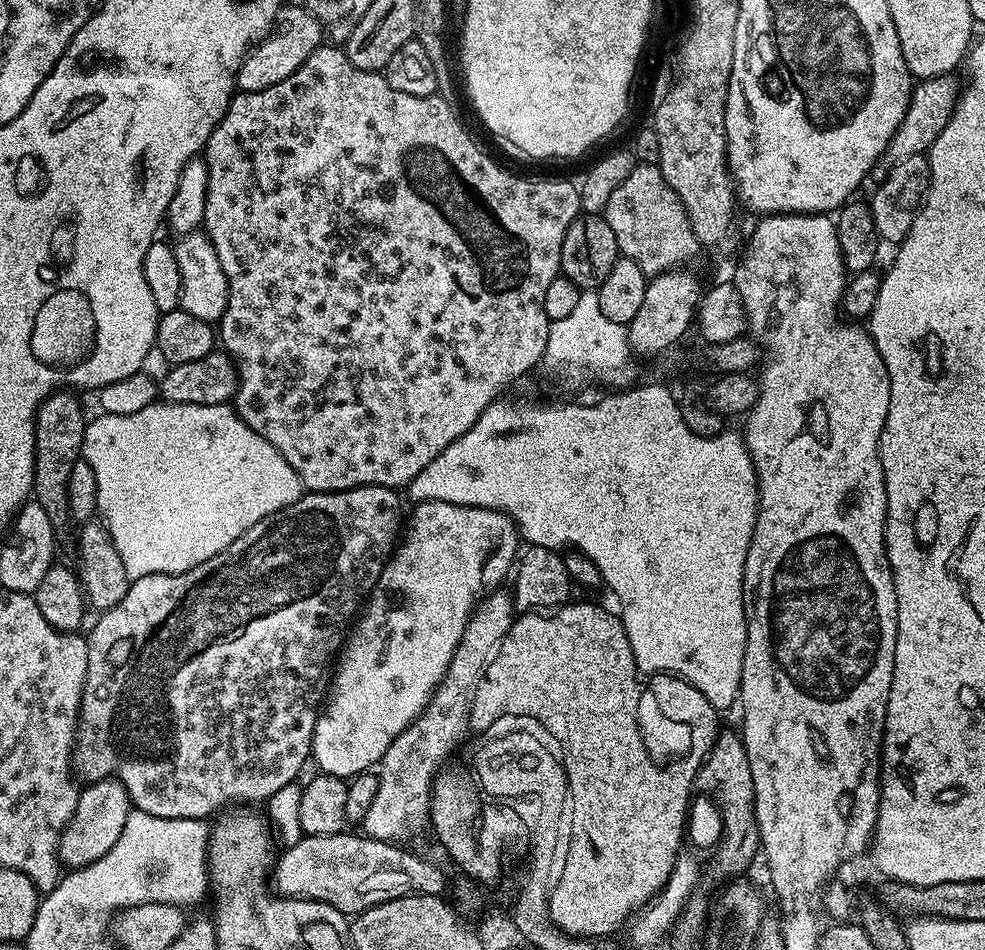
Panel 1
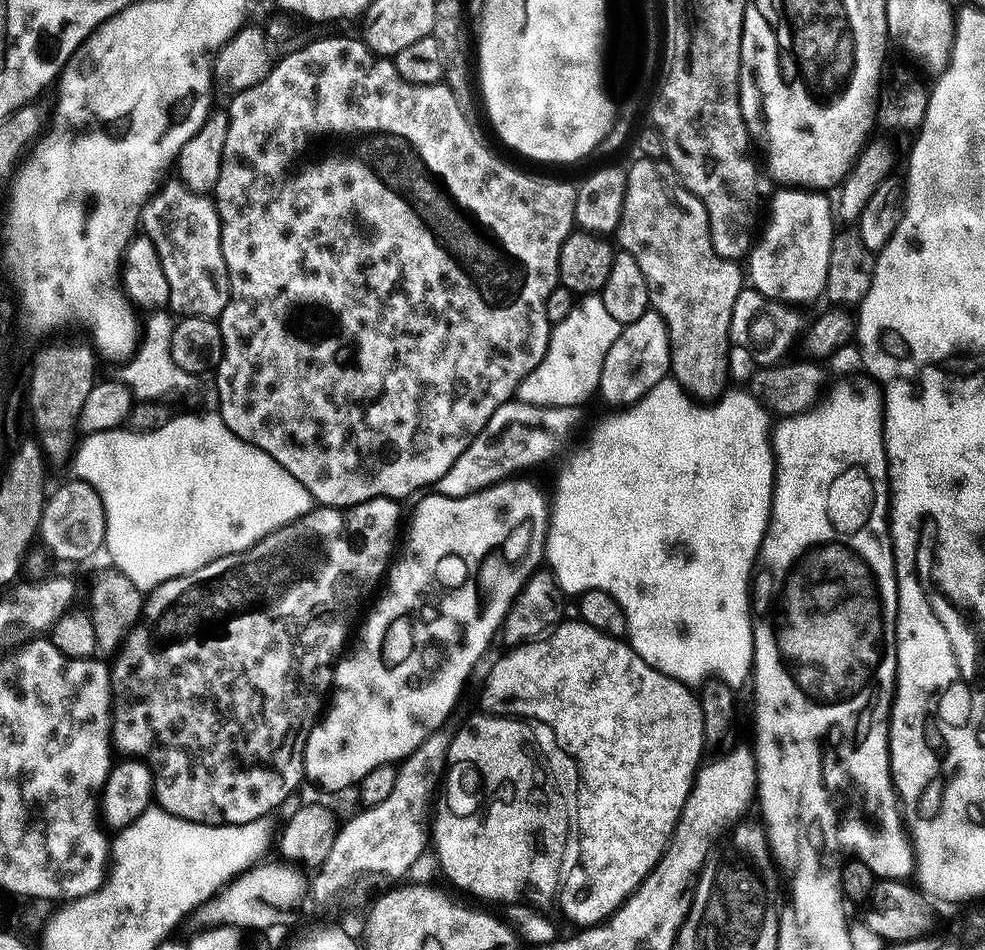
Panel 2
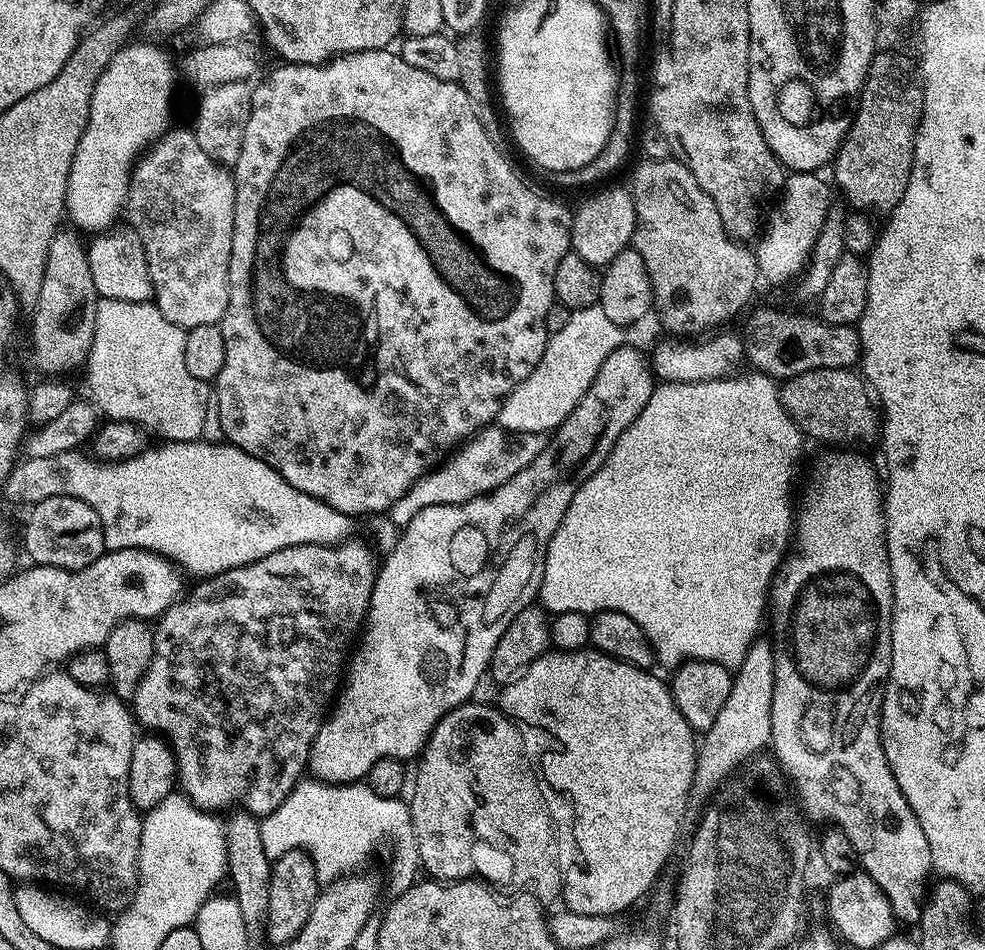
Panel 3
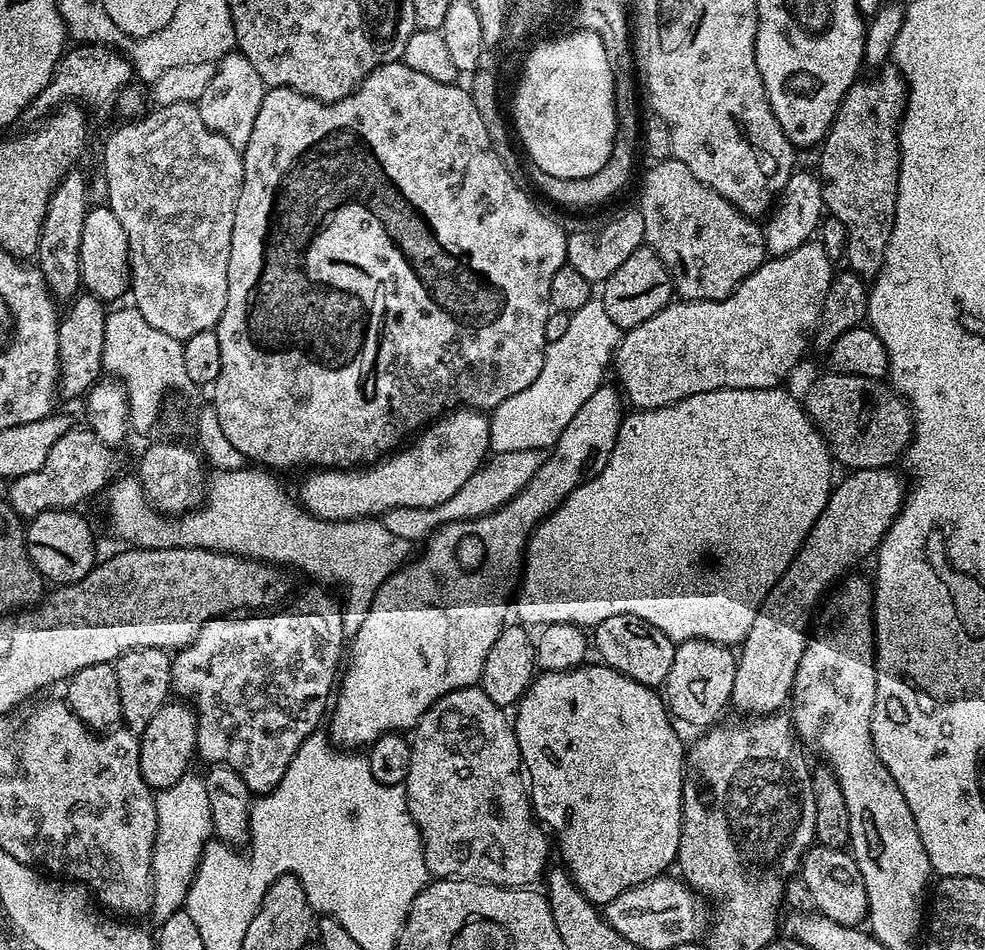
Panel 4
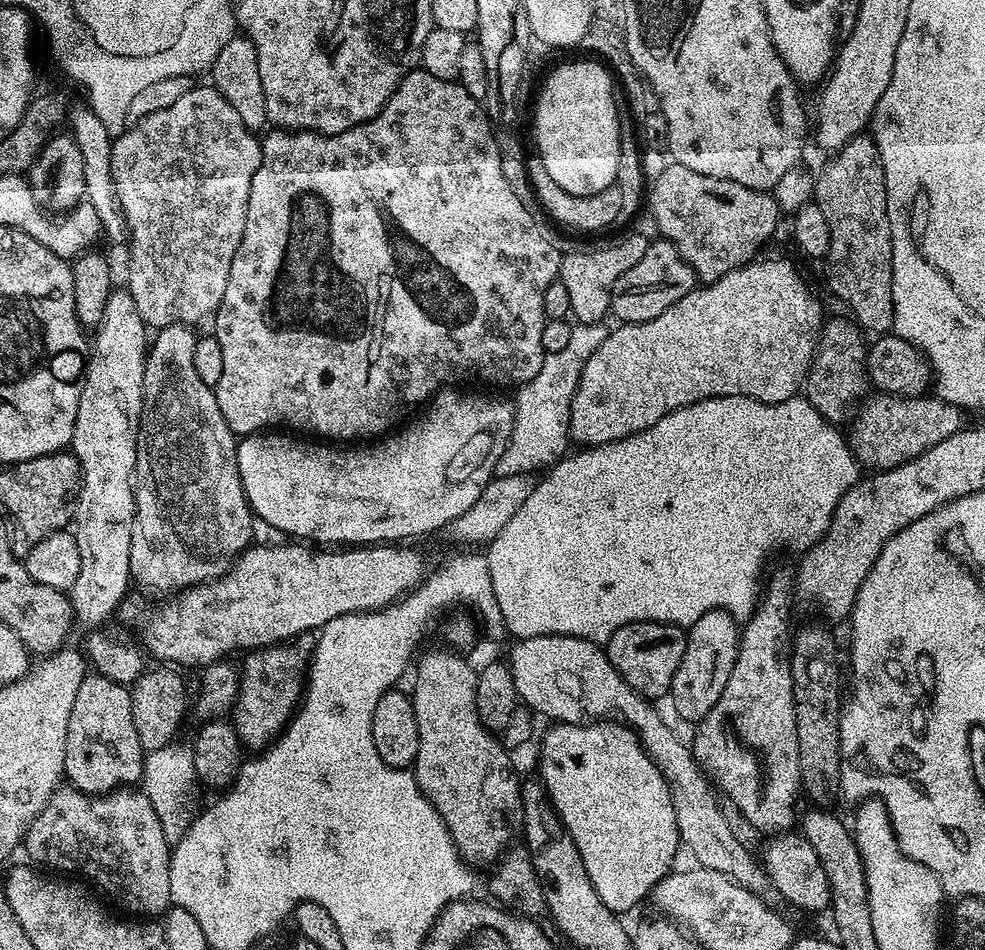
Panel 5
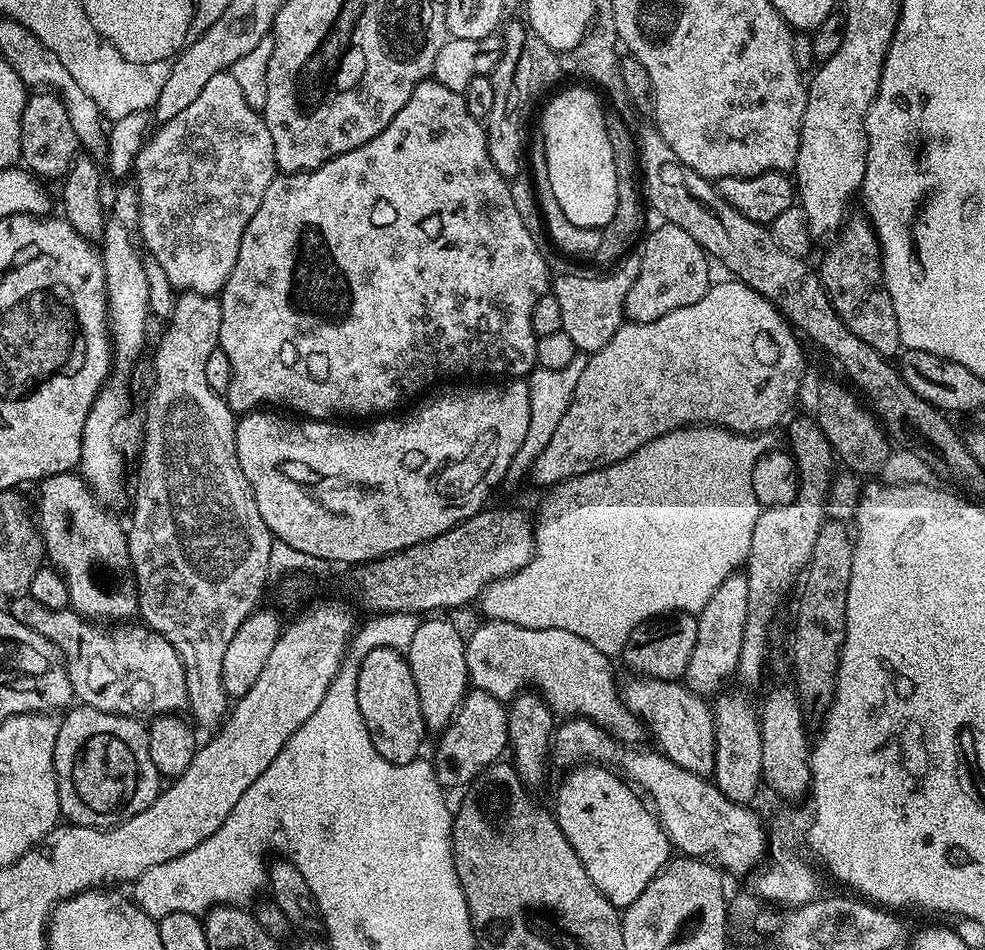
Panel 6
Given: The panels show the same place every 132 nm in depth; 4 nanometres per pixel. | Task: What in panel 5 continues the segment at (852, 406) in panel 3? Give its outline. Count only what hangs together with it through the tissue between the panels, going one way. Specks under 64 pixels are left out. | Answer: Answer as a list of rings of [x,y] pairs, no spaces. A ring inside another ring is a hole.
[[[872,394],[855,409],[851,417],[852,429],[846,432],[847,445],[861,465],[869,464],[872,470],[897,468],[906,460],[938,446],[942,438],[958,434],[965,427],[965,413],[958,406],[932,394],[922,396],[890,396]]]

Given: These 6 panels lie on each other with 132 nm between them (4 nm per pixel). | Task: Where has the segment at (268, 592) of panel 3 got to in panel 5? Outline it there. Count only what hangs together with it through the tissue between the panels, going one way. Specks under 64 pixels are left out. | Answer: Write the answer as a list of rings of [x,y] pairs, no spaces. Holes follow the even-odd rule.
[[[285,642],[271,648],[257,648],[249,651],[244,668],[239,669],[240,689],[236,691],[236,702],[230,713],[241,745],[245,749],[263,750],[288,727],[306,687],[306,652],[292,642]]]

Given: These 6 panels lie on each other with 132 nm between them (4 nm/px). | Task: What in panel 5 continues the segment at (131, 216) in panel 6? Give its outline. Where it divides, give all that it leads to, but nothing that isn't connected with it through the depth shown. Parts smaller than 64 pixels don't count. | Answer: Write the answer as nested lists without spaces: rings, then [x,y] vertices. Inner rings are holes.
[[[114,290],[109,294],[104,313],[100,324],[94,328],[96,333],[90,344],[90,355],[86,360],[86,367],[80,386],[80,401],[78,402],[78,418],[74,418],[74,434],[70,451],[80,464],[80,492],[76,495],[76,510],[74,513],[74,535],[78,542],[78,554],[82,554],[82,570],[78,570],[78,578],[74,578],[74,586],[70,590],[72,601],[72,614],[77,625],[85,624],[85,629],[96,630],[100,624],[123,600],[128,592],[128,584],[132,580],[130,570],[130,538],[132,537],[132,523],[136,513],[136,493],[134,491],[134,481],[136,478],[136,447],[138,446],[138,430],[140,429],[140,419],[142,418],[142,406],[144,405],[144,357],[148,355],[150,347],[150,332],[144,320],[138,314],[134,304],[134,298],[126,290]]]

